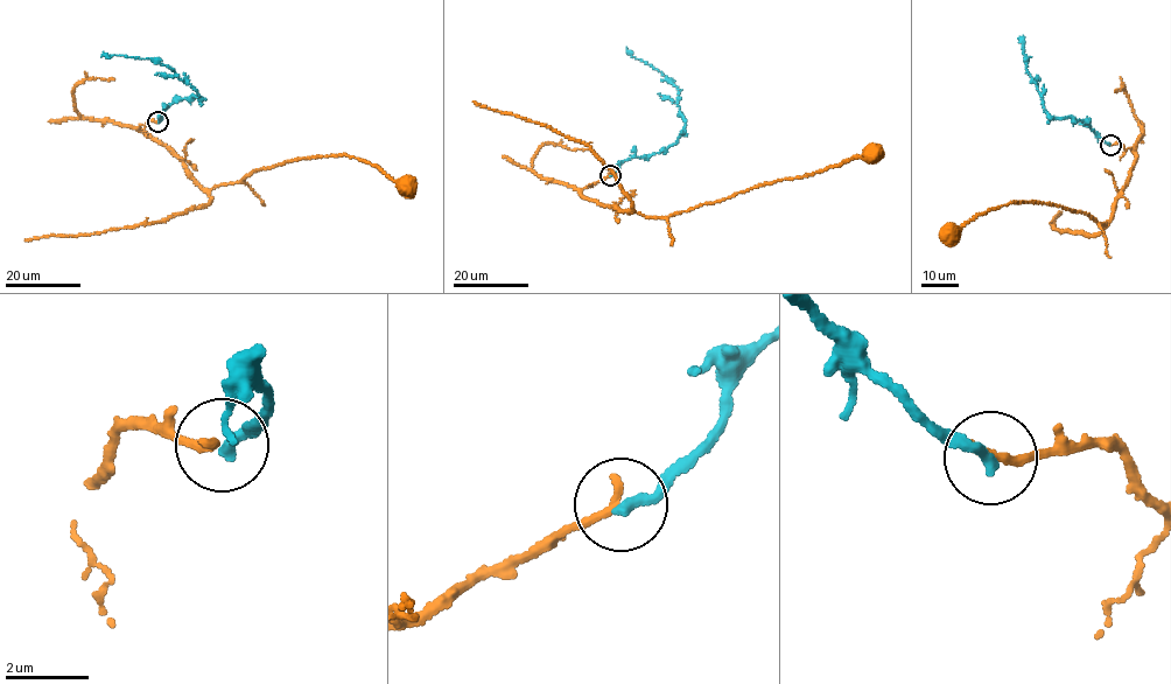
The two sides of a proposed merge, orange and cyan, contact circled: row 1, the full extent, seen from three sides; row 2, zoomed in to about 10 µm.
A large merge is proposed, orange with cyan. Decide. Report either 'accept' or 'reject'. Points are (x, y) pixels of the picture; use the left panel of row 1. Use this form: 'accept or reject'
reject

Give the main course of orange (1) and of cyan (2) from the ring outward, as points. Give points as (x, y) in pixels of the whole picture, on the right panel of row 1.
1: (1110, 145), (1119, 142), (1136, 158), (1105, 227), (1080, 213), (1030, 201), (979, 214), (947, 235)
2: (1110, 145), (1088, 121), (1050, 116), (1030, 76), (1023, 48), (1025, 42), (1018, 39)

